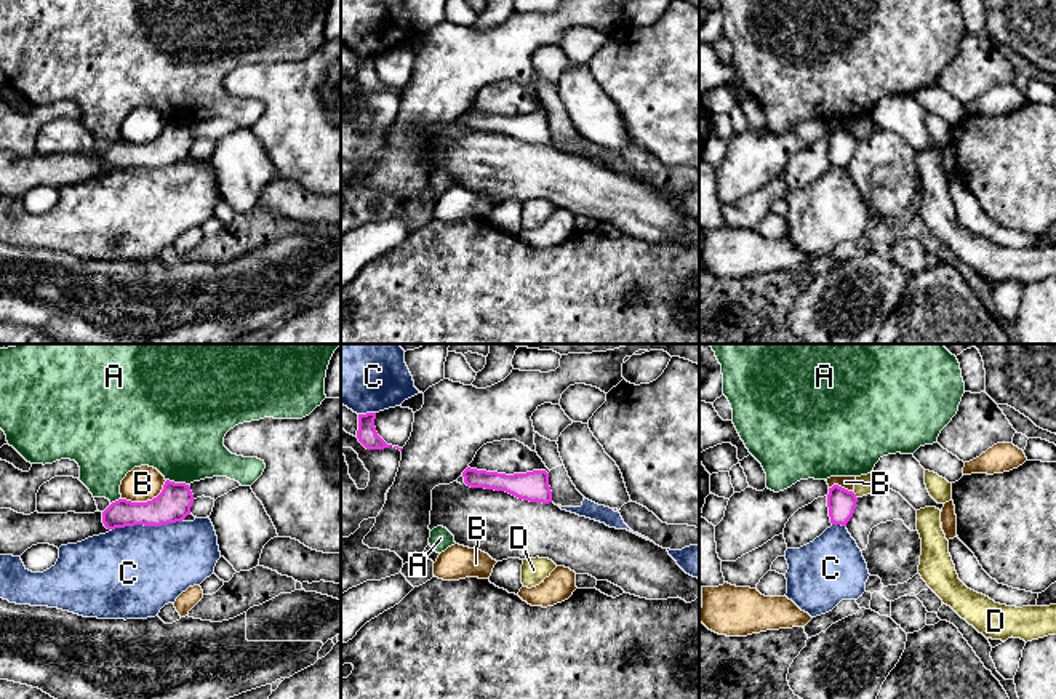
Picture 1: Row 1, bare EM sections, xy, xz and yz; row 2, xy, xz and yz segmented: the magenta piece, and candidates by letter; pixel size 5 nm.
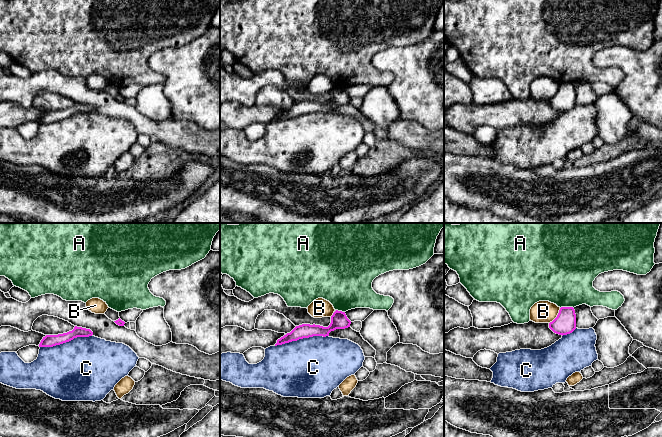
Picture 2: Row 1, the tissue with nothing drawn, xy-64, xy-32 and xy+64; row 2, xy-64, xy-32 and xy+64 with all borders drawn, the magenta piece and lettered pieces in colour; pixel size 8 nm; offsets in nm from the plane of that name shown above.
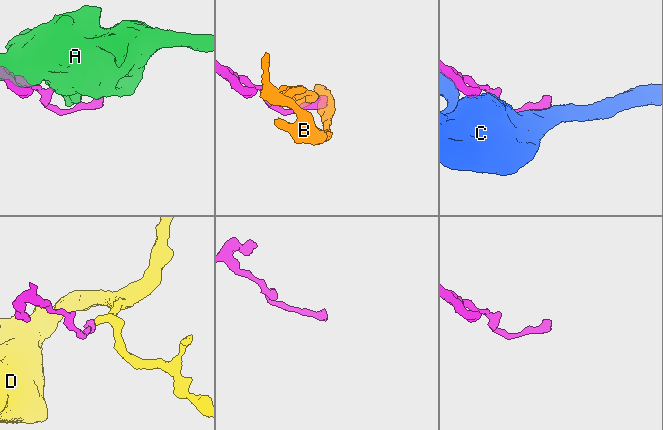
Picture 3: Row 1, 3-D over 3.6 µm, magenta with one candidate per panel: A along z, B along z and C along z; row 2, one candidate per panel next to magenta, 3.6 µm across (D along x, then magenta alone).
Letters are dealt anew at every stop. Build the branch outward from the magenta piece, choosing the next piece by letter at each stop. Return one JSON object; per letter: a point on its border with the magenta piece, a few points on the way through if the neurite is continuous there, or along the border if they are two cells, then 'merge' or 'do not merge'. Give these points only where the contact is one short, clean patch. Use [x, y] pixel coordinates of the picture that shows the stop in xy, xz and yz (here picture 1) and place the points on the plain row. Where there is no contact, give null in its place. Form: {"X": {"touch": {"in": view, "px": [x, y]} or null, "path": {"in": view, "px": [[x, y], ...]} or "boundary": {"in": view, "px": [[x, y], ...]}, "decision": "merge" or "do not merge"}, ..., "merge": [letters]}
{"A": {"touch": {"in": "xy", "px": [178, 125]}, "decision": "do not merge"}, "B": {"touch": {"in": "xy", "px": [148, 143]}, "boundary": {"in": "xy", "px": [[167, 122], [164, 130], [151, 141], [122, 141]]}, "decision": "do not merge"}, "C": {"touch": {"in": "xy", "px": [148, 167]}, "decision": "do not merge"}, "D": {"touch": {"in": "yz", "px": [855, 138]}, "decision": "do not merge"}, "merge": []}

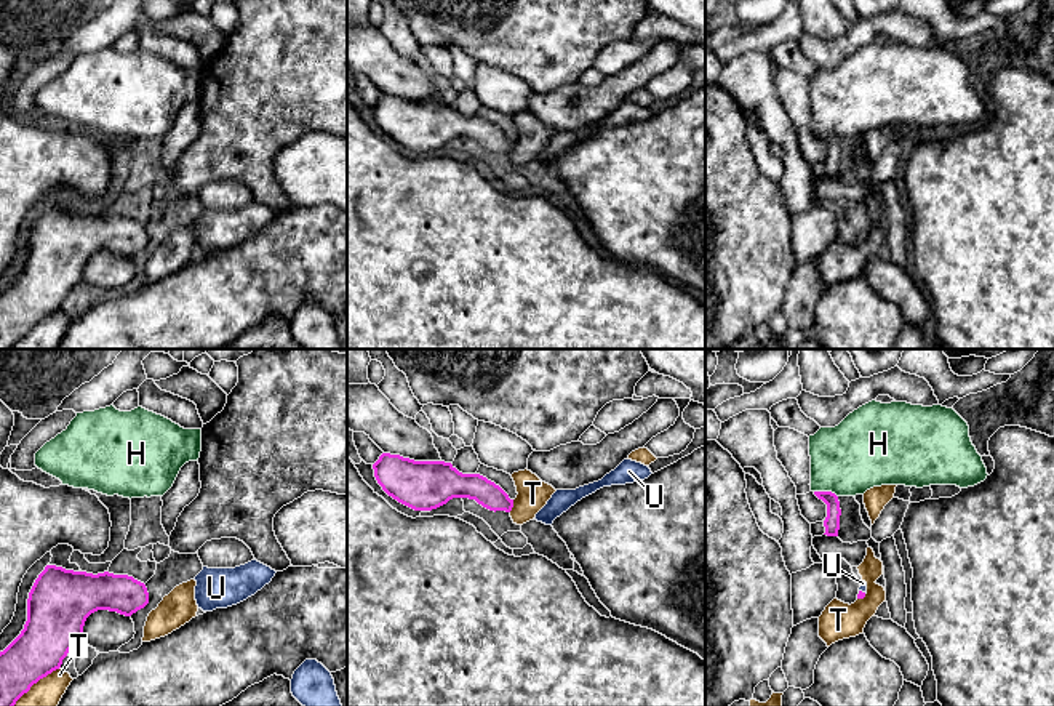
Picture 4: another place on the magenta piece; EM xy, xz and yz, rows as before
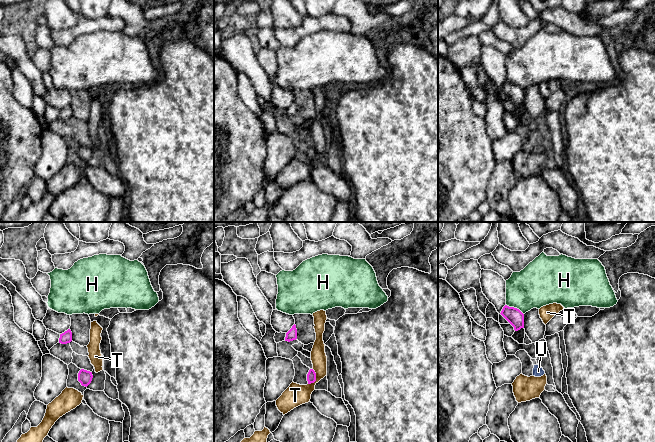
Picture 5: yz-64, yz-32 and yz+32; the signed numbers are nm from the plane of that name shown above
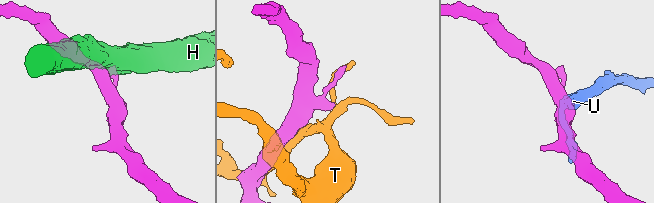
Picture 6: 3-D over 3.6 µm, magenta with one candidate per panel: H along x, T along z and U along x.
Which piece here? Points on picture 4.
{"H": {"touch": {"in": "yz", "px": [826, 133]}, "decision": "do not merge"}, "T": {"touch": {"in": "xy", "px": [35, 324]}, "decision": "do not merge"}, "U": {"touch": {"in": "yz", "px": [861, 232]}, "path": {"in": "yz", "px": [[861, 236], [861, 232], [862, 229]]}, "decision": "merge"}, "merge": ["U"]}

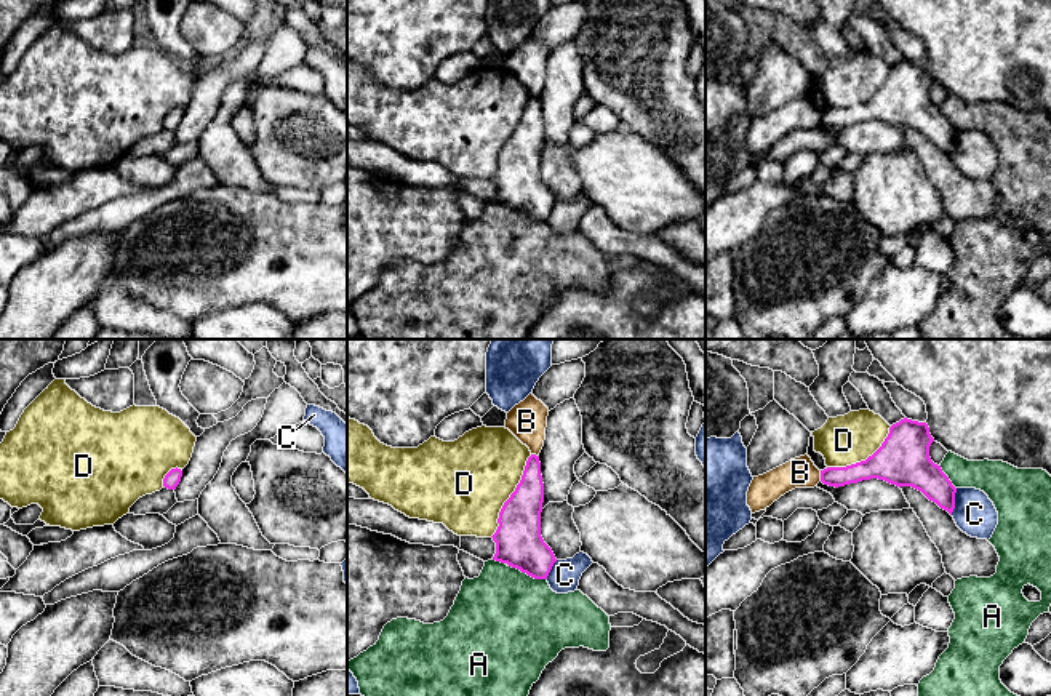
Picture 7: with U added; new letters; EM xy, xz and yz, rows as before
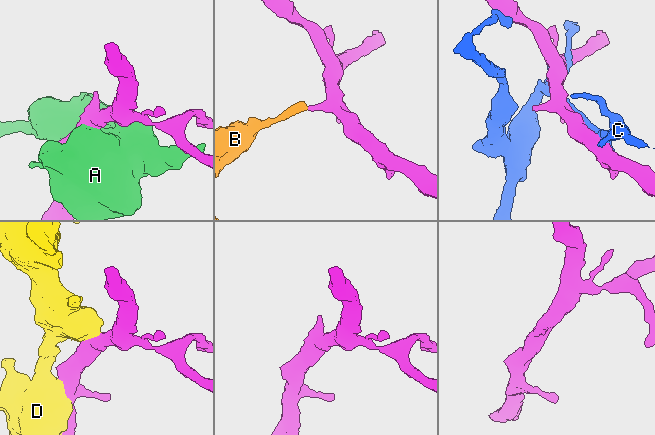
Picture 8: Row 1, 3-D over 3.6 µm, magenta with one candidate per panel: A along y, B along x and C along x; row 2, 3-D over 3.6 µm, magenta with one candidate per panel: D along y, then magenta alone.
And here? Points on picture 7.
{"A": {"touch": {"in": "xz", "px": [528, 216]}, "boundary": {"in": "xz", "px": [[509, 207], [535, 220], [546, 221]]}, "decision": "do not merge"}, "B": {"touch": {"in": "yz", "px": [821, 117]}, "boundary": {"in": "yz", "px": [[819, 112], [821, 122]]}, "decision": "do not merge"}, "C": {"touch": {"in": "yz", "px": [954, 143]}, "decision": "do not merge"}, "D": {"touch": {"in": "xz", "px": [511, 138]}, "decision": "do not merge"}, "merge": []}

